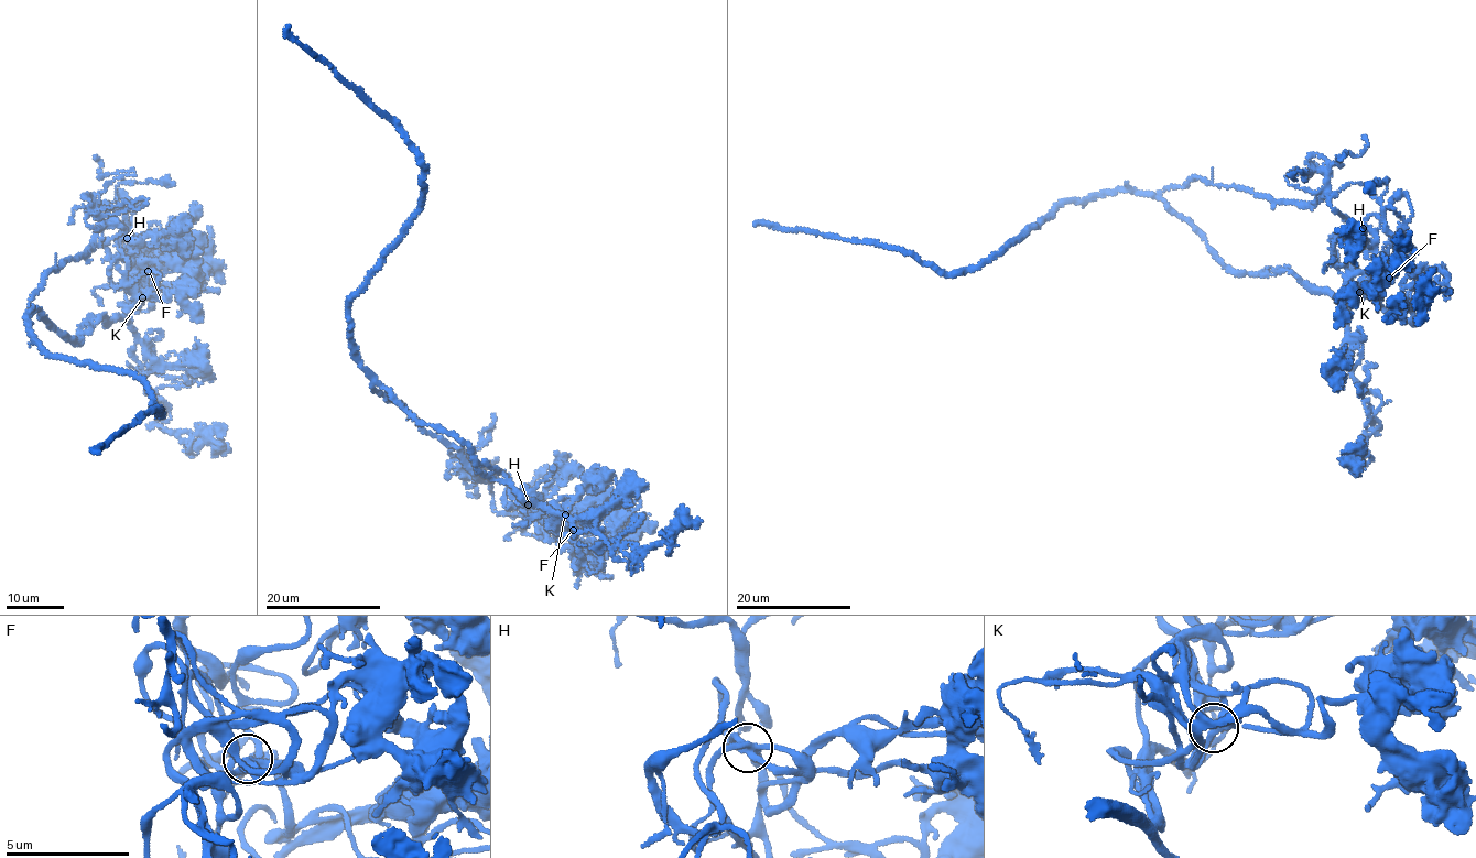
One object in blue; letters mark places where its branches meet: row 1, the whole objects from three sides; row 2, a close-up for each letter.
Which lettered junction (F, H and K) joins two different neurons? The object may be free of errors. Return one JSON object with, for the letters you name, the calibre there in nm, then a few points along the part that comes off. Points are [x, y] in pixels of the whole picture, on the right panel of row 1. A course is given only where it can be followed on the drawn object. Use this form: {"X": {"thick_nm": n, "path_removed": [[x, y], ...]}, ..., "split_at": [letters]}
{"split_at": []}

